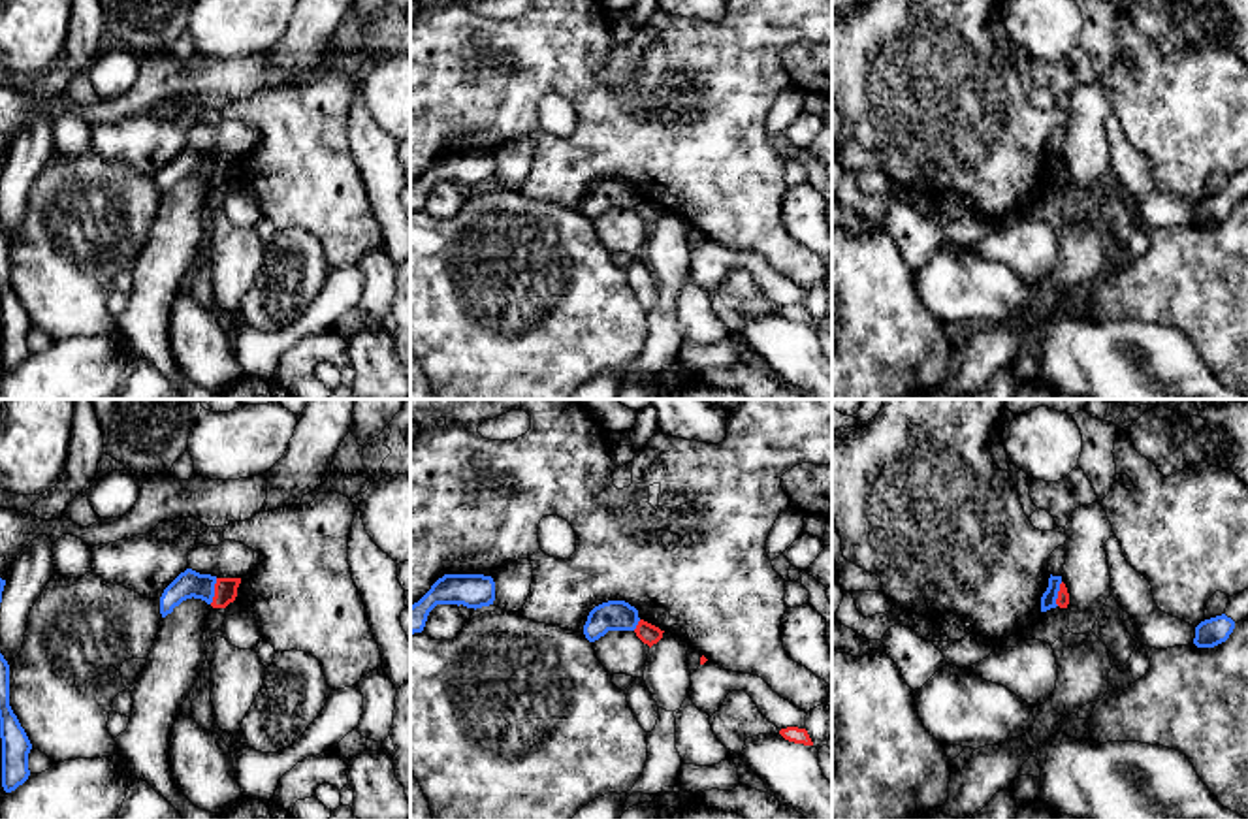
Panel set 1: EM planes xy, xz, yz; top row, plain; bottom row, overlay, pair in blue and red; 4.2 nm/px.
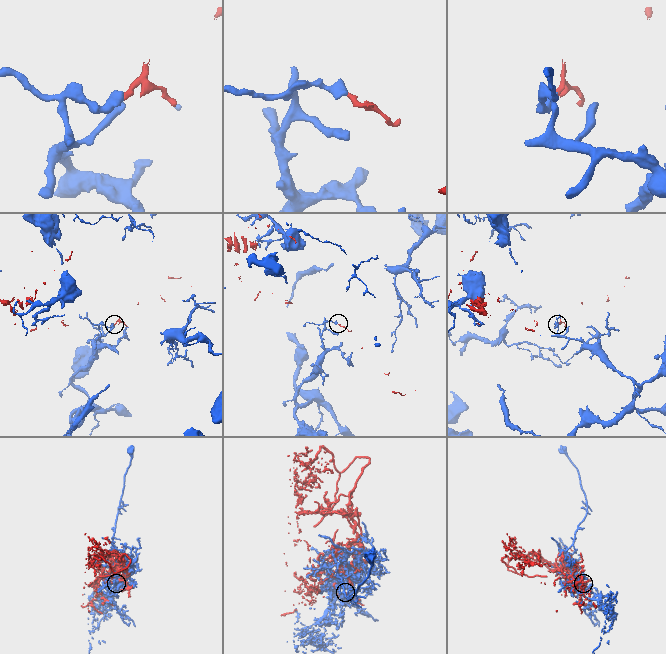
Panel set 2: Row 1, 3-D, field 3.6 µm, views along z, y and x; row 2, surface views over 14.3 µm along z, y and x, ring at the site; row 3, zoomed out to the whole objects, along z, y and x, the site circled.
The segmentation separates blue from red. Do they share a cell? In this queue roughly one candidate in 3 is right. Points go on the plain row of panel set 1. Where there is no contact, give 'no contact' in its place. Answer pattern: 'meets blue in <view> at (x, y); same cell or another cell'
meets blue in xy at (213, 170); another cell

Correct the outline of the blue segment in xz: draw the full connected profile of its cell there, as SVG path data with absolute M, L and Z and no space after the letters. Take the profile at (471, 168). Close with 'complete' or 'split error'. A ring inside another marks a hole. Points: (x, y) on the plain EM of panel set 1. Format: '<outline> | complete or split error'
M444 153L410 185L410 213L422 211L437 183L489 185L495 179L495 160L484 153Z | complete

